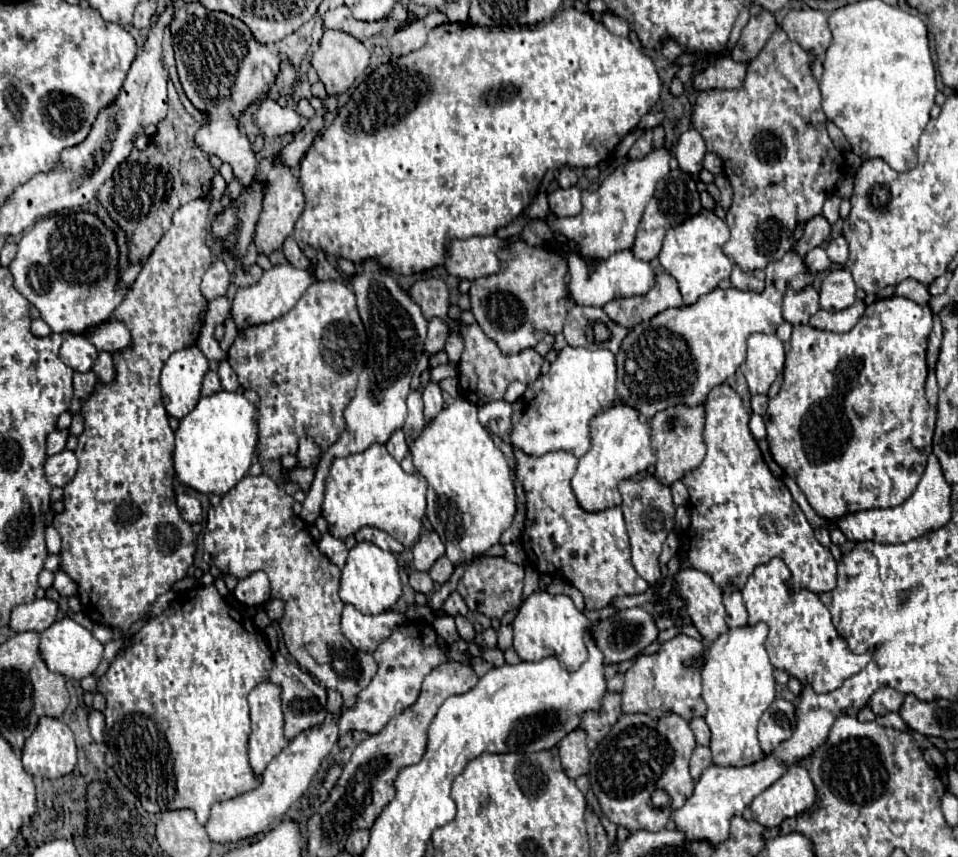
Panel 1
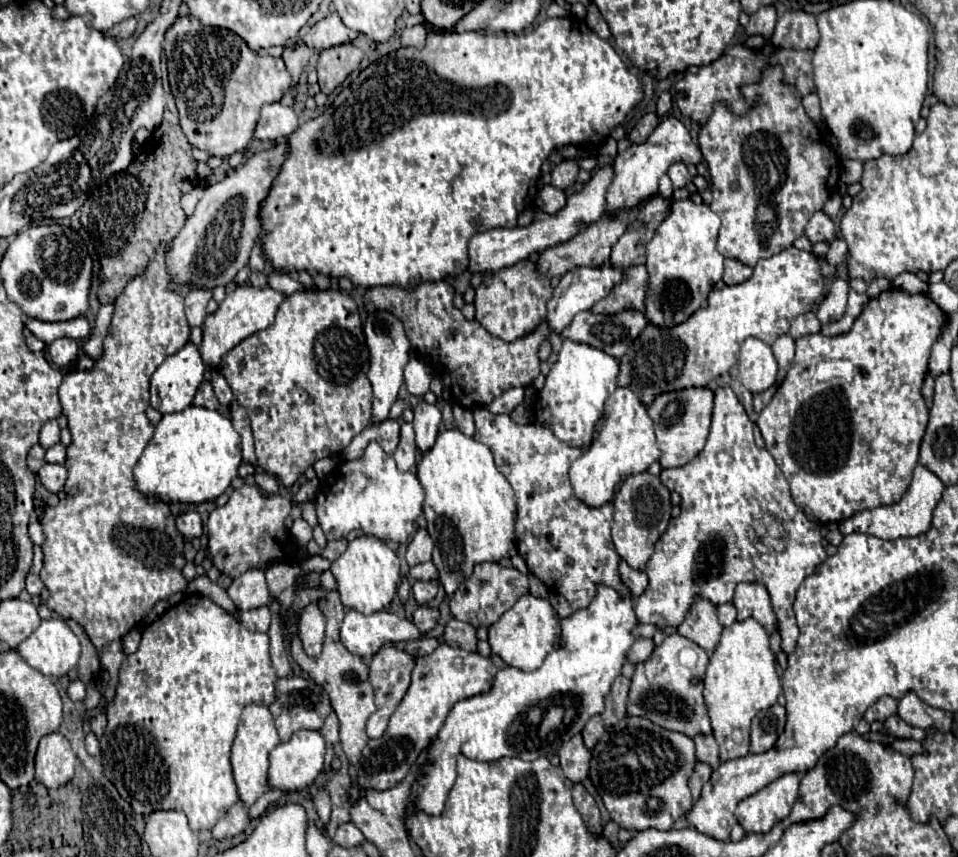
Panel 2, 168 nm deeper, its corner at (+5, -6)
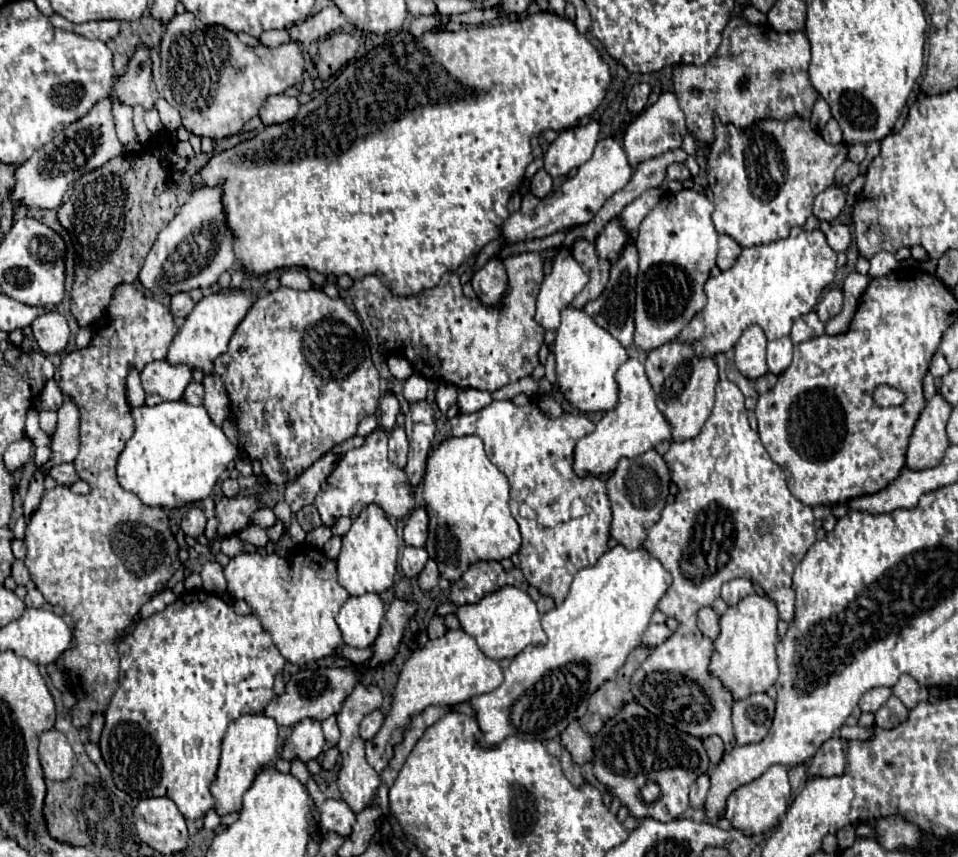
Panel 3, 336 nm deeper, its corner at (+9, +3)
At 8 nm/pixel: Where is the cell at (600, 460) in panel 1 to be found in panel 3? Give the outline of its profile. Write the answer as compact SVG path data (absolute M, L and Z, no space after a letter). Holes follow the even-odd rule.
M630 357L624 365L620 365L616 373L618 383L618 405L612 411L606 411L602 419L596 423L596 429L592 435L586 435L576 443L574 449L574 471L580 477L600 477L608 475L616 469L618 461L622 457L634 459L650 449L654 449L658 443L670 439L670 425L666 423L664 415L656 407L654 391L648 383L648 377L644 373L644 365L640 359Z

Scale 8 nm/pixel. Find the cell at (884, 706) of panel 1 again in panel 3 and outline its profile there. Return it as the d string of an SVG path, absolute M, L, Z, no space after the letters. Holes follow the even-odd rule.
M878 687L878 689L870 689L870 691L866 691L864 695L862 695L862 699L860 699L860 709L862 711L868 711L868 713L876 713L886 701L888 701L888 697L892 695L892 691L888 689L888 687Z

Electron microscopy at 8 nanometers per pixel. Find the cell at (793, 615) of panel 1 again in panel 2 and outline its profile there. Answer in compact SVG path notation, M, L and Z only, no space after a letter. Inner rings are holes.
M738 584L732 604L738 610L738 620L756 618L768 632L776 626L776 614L770 604L768 590L762 584Z

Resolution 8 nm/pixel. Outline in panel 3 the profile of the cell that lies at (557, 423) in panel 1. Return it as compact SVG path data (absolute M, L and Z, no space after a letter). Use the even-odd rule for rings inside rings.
M568 307L562 311L562 323L554 341L556 355L556 383L564 399L582 413L610 411L618 403L618 387L614 375L618 367L628 359L628 353L608 331L600 331L584 311Z

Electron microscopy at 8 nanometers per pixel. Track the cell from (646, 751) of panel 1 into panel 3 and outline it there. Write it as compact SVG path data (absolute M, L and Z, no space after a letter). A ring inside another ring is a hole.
M632 701L626 707L622 707L618 711L616 717L608 719L602 727L602 731L594 737L594 777L612 793L612 797L616 797L620 801L622 807L628 807L630 815L636 819L644 819L644 817L654 817L662 823L676 819L678 815L682 815L688 807L688 789L690 785L696 781L698 775L708 771L708 755L702 747L702 741L698 737L692 737L688 733L678 731L676 727L656 719L654 715L650 715L650 711L646 711L640 703ZM648 781L654 781L660 787L660 797L652 803L646 803L642 799L642 787L648 785Z

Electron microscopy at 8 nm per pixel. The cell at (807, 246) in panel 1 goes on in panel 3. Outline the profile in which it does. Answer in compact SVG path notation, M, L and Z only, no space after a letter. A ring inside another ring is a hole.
M832 185L814 199L814 217L818 217L818 221L832 223L844 209L844 205L846 205L844 191L840 187Z

